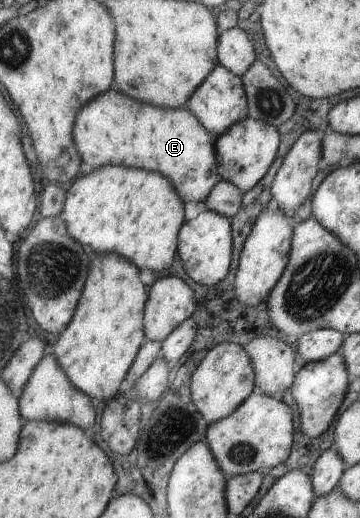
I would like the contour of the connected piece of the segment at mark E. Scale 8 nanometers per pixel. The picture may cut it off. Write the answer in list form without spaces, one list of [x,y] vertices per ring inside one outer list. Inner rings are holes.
[[[106,89],[100,97],[85,103],[75,117],[72,130],[73,142],[81,161],[93,168],[105,165],[119,165],[160,172],[172,184],[183,202],[202,204],[210,188],[221,179],[217,172],[214,149],[216,135],[208,132],[185,107],[159,108],[155,105],[134,101],[122,95],[118,89]]]

